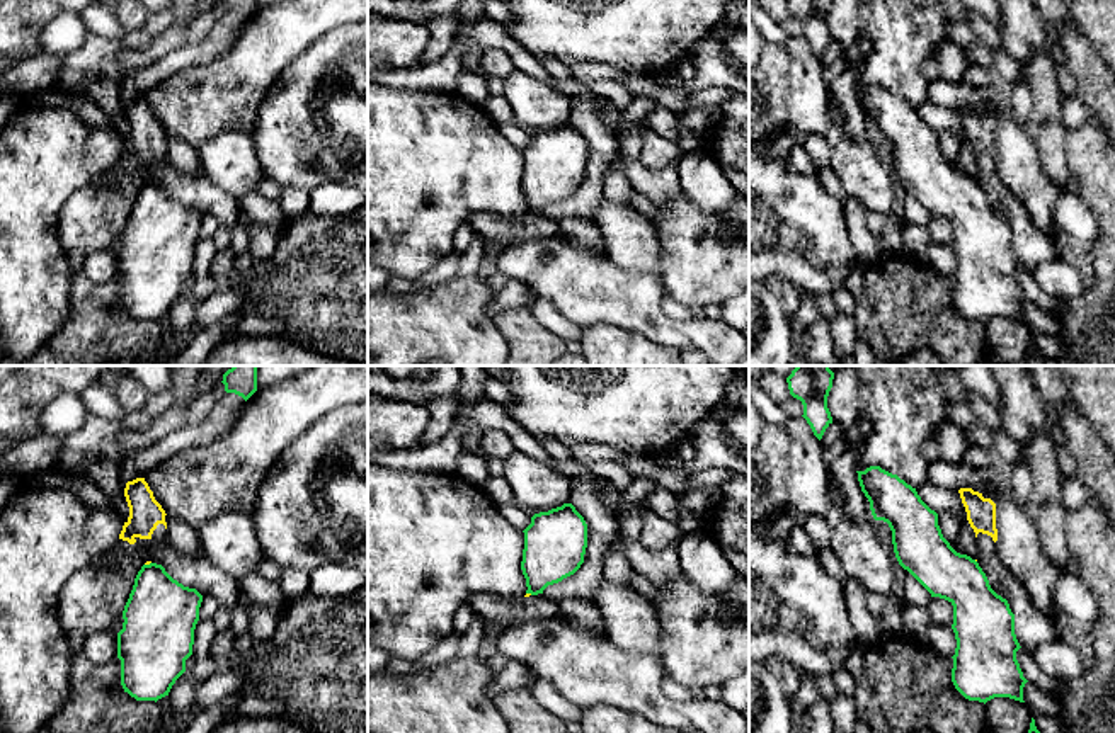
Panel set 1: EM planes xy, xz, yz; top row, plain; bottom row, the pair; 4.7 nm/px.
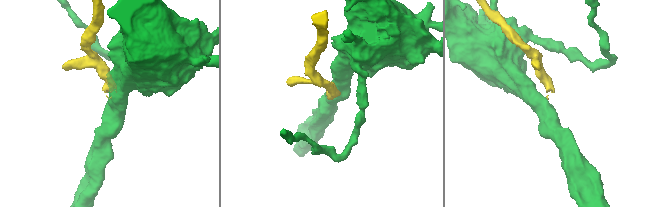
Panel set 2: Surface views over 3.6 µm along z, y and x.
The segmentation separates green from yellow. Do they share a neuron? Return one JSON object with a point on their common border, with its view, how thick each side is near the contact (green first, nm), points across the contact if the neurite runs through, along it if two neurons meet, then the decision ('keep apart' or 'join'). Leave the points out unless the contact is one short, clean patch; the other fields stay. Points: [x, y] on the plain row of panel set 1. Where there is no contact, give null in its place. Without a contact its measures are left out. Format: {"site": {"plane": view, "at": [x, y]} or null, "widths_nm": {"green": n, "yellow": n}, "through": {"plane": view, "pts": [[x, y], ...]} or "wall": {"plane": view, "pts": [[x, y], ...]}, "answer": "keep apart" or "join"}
{"site": {"plane": "xy", "at": [147, 184]}, "widths_nm": {"green": 340, "yellow": 20}, "wall": {"plane": "xy", "pts": [[150, 181], [145, 184]]}, "answer": "keep apart"}

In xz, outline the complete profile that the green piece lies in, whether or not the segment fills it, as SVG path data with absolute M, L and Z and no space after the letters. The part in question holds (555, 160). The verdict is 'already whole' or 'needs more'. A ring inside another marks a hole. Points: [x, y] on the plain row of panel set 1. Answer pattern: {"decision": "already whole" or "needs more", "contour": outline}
{"decision": "already whole", "contour": "M572 122L535 133L523 151L521 189L526 213L543 213L548 204L574 194L584 182L587 143Z"}

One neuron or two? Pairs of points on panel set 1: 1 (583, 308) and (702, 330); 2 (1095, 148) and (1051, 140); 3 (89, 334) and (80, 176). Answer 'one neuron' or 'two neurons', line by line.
1: one neuron
2: two neurons
3: two neurons

